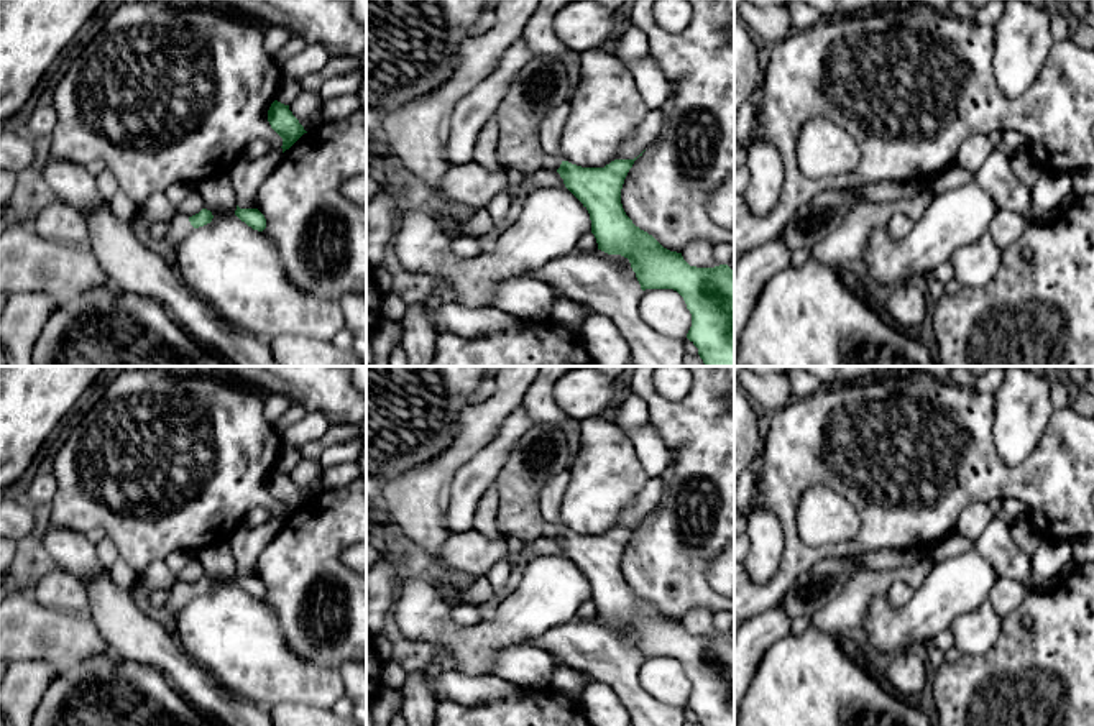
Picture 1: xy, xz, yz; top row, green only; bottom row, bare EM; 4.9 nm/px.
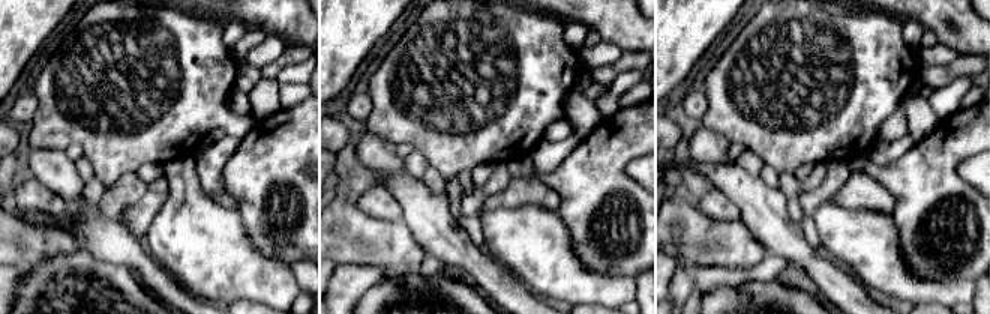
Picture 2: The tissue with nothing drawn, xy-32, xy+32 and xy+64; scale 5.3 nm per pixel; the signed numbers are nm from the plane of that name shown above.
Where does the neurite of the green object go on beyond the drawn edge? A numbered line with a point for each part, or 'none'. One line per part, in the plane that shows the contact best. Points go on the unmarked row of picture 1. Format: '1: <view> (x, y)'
1: xy (179, 595)

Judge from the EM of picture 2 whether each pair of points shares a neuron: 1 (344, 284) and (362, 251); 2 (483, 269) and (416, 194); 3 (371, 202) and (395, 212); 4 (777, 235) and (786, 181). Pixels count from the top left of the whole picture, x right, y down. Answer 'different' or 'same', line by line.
1: different
2: same
3: same
4: different

